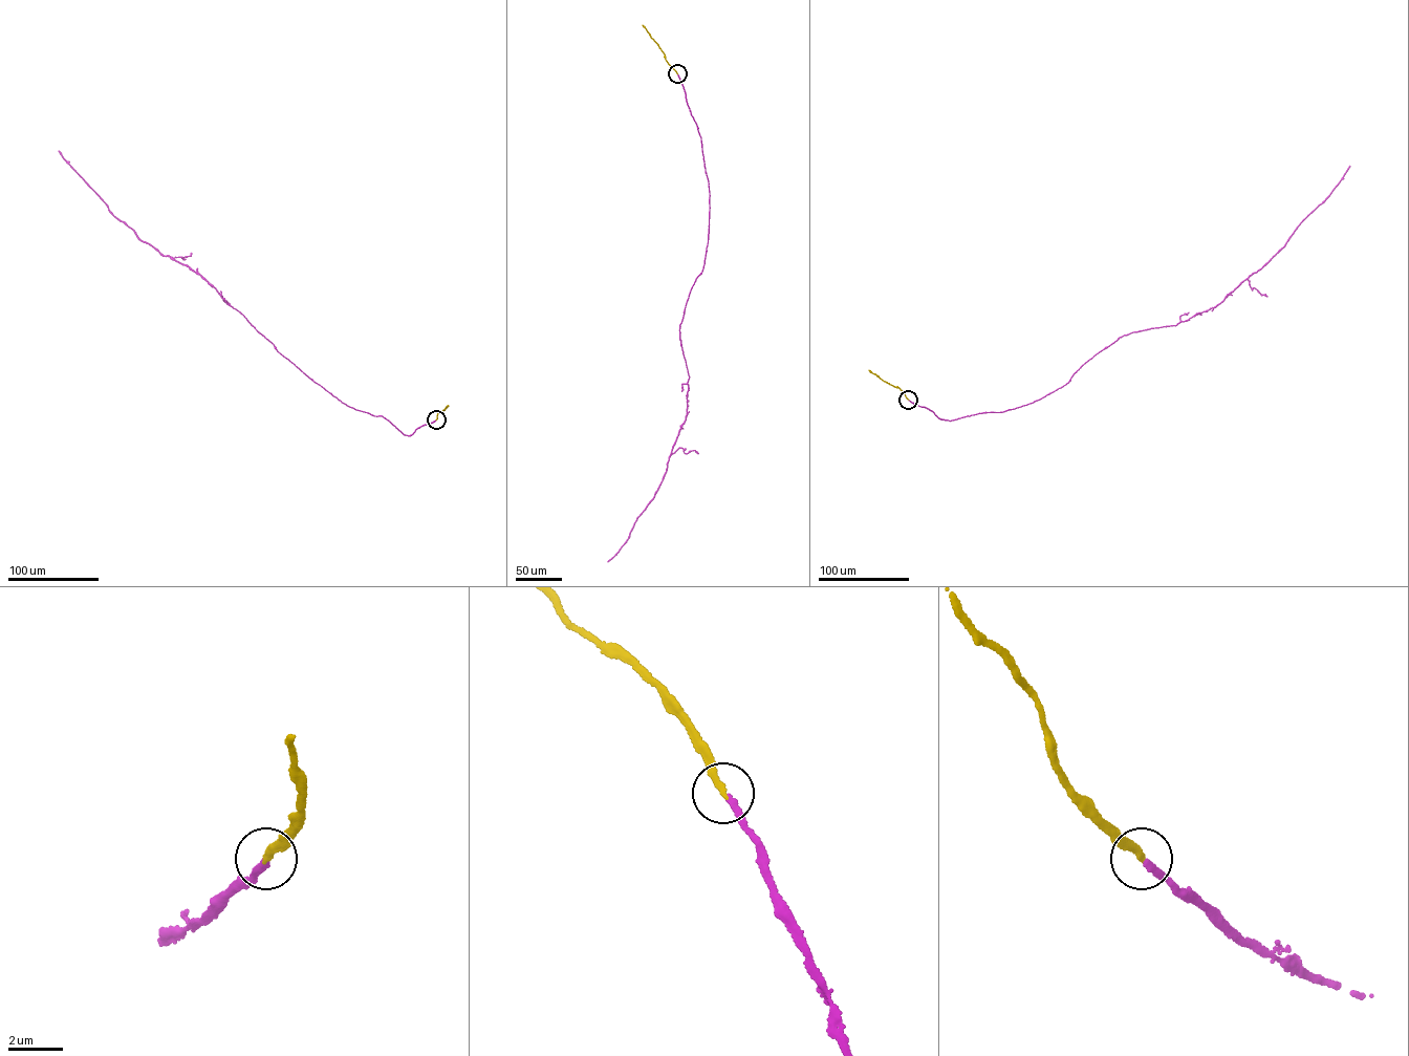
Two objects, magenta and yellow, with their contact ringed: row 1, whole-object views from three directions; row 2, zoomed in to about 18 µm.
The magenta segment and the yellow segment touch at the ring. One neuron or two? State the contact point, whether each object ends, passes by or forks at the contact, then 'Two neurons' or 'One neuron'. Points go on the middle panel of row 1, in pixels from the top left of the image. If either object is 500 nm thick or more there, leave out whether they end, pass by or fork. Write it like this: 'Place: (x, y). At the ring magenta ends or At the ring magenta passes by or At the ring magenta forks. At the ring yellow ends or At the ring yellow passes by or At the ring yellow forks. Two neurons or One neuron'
Place: (677, 73). At the ring magenta ends. At the ring yellow ends. One neuron

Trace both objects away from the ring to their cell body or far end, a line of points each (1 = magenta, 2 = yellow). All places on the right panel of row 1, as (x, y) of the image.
1: (908, 400), (949, 421), (1013, 409), (1063, 386), (1121, 337), (1176, 325), (1216, 306), (1284, 246), (1349, 166)
2: (908, 400), (900, 388), (869, 370)

